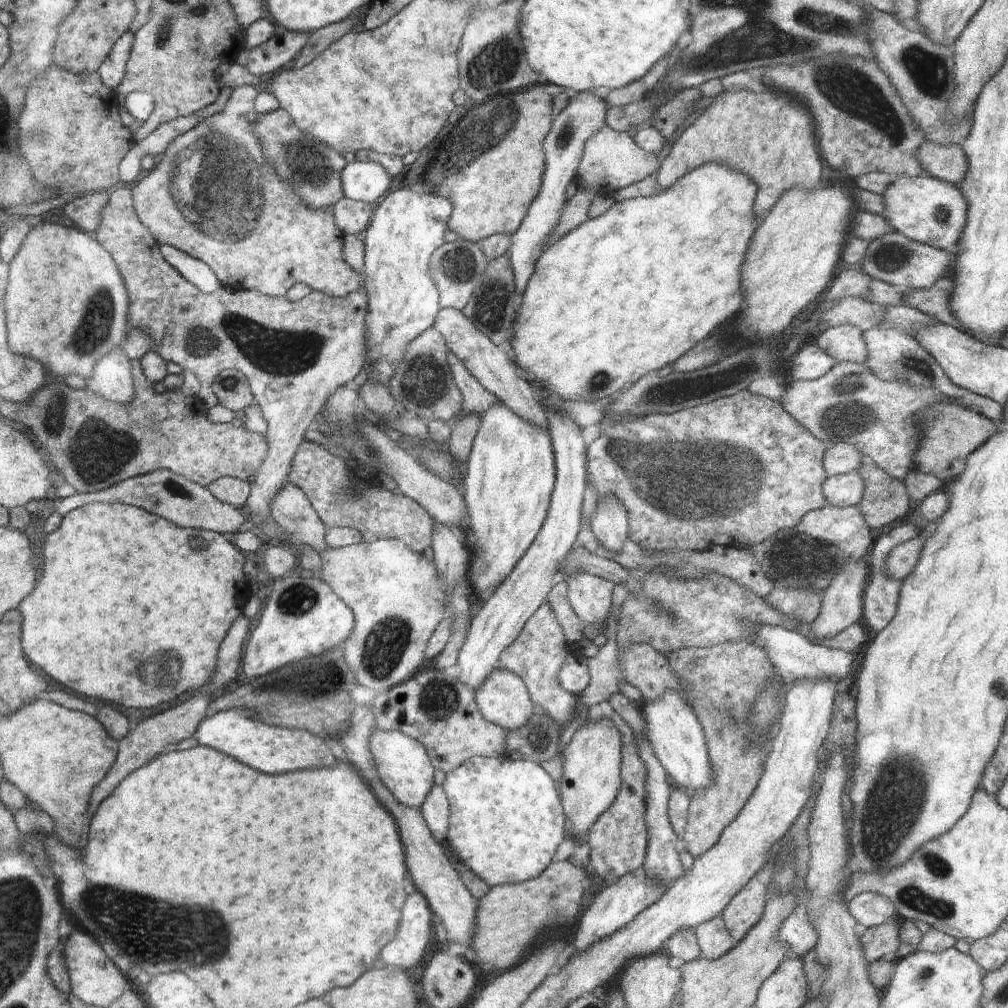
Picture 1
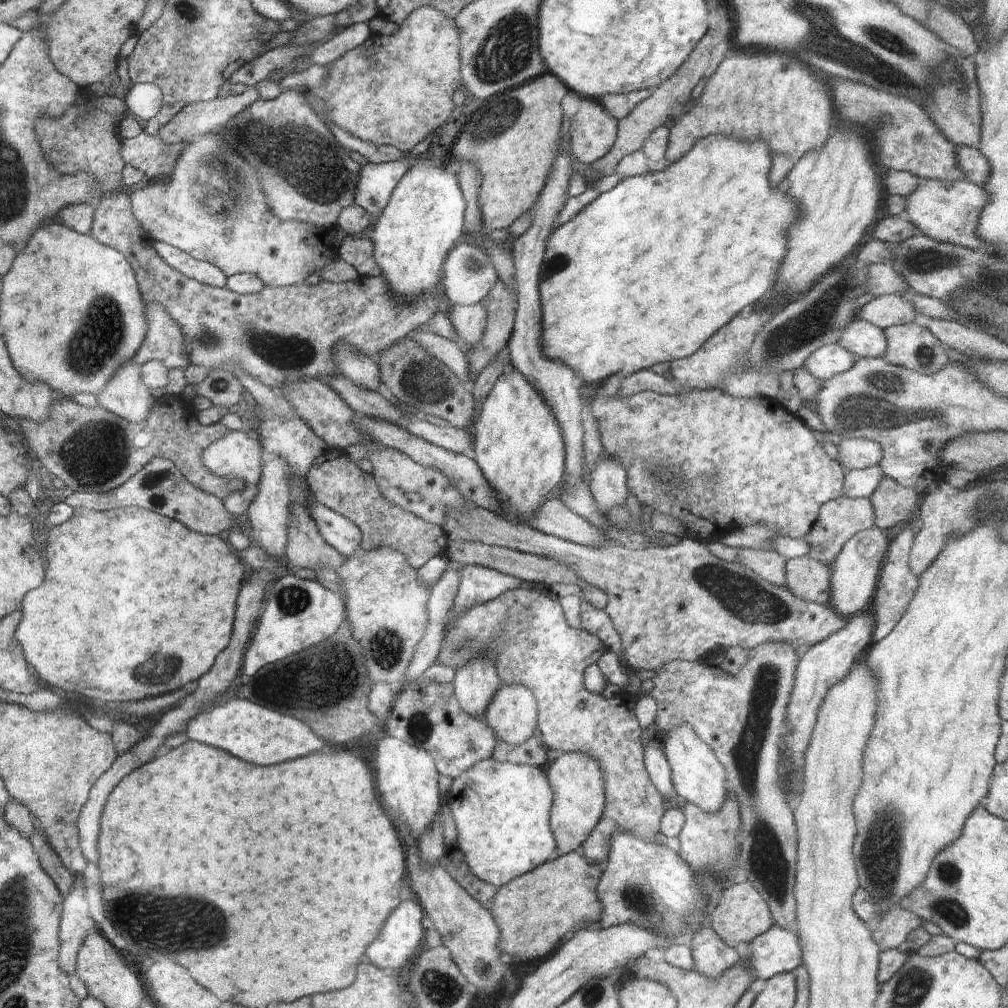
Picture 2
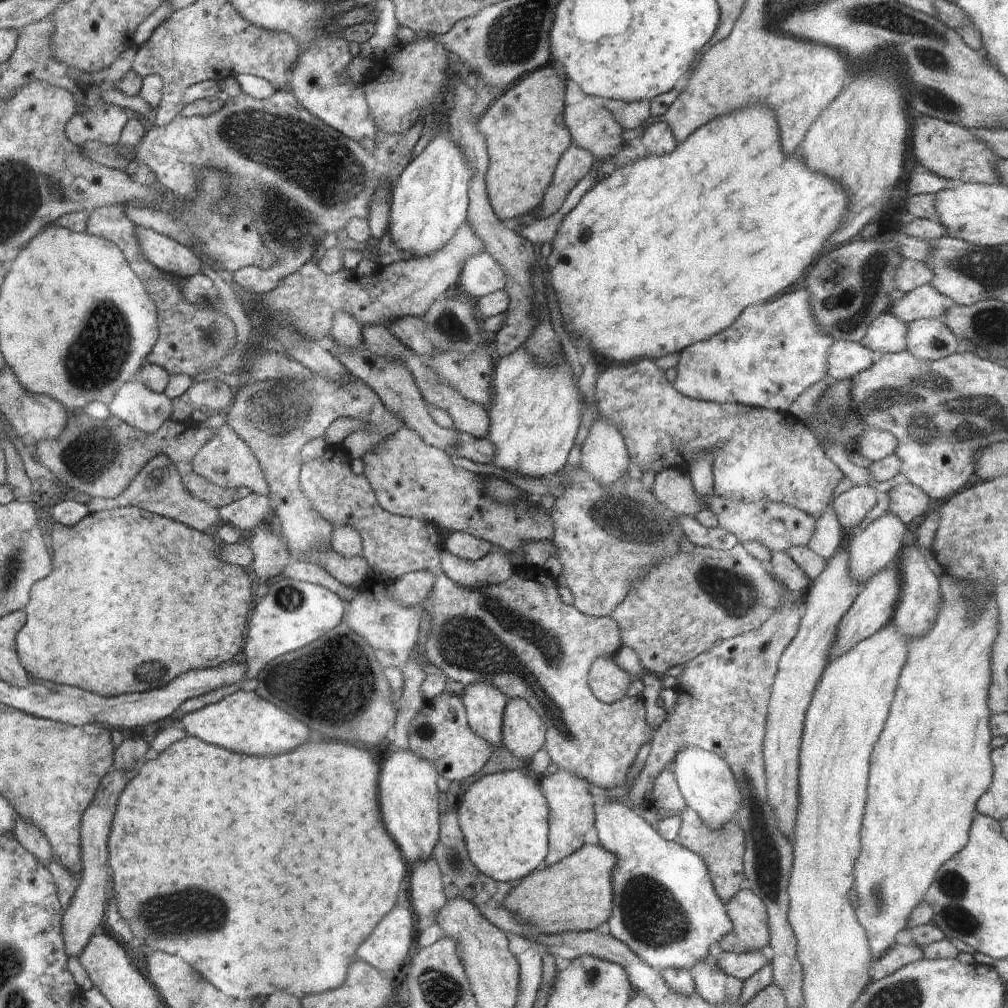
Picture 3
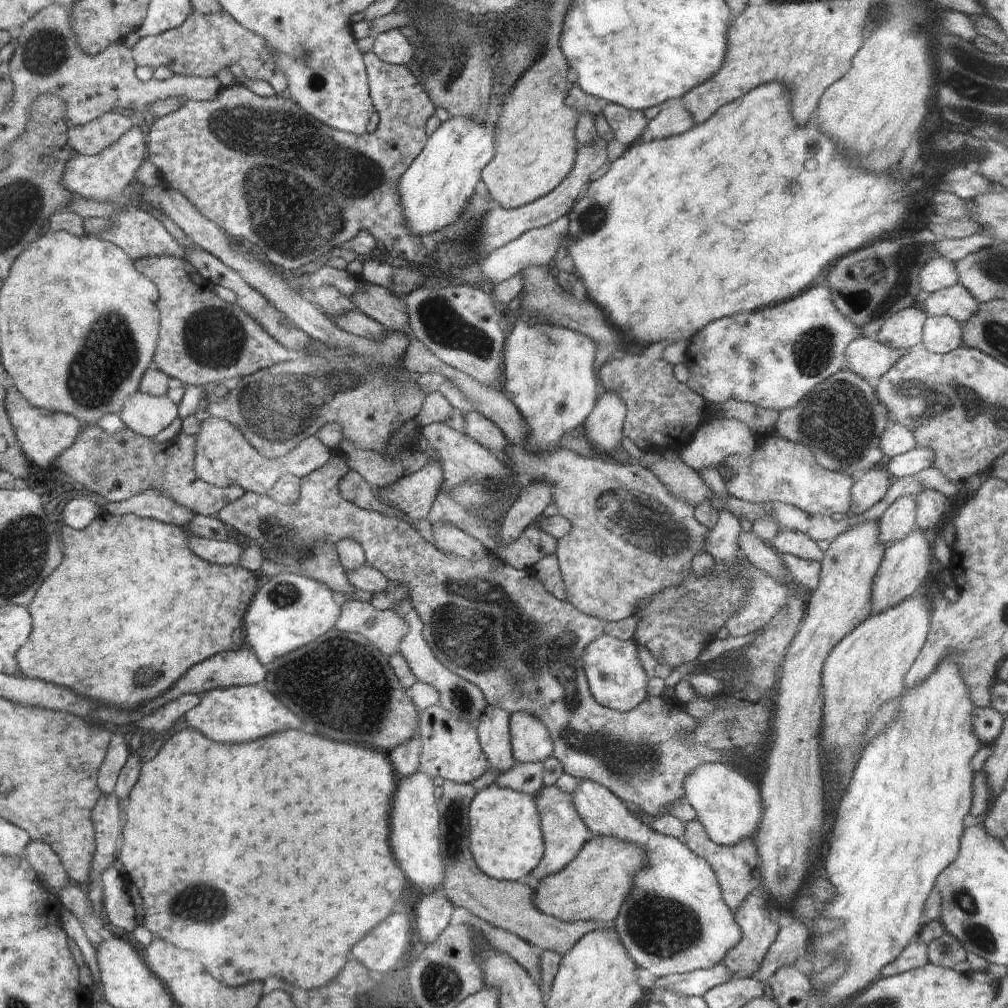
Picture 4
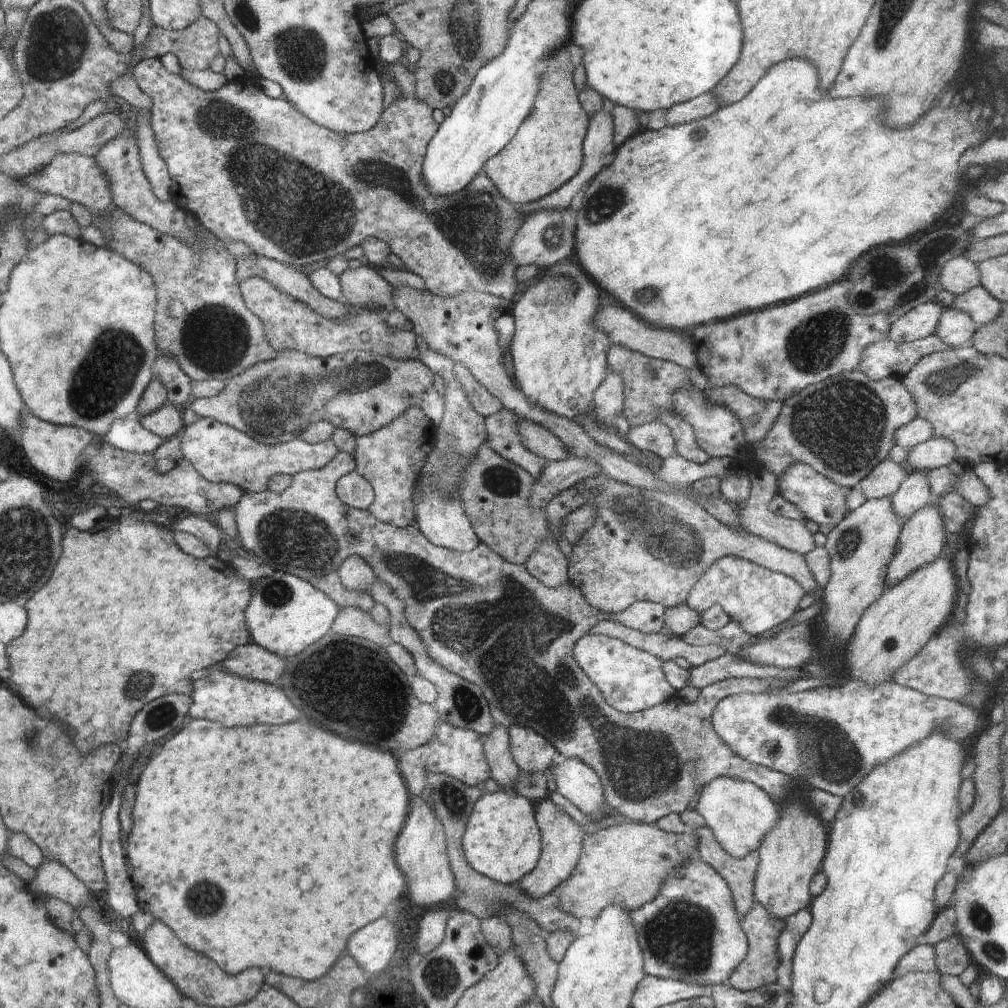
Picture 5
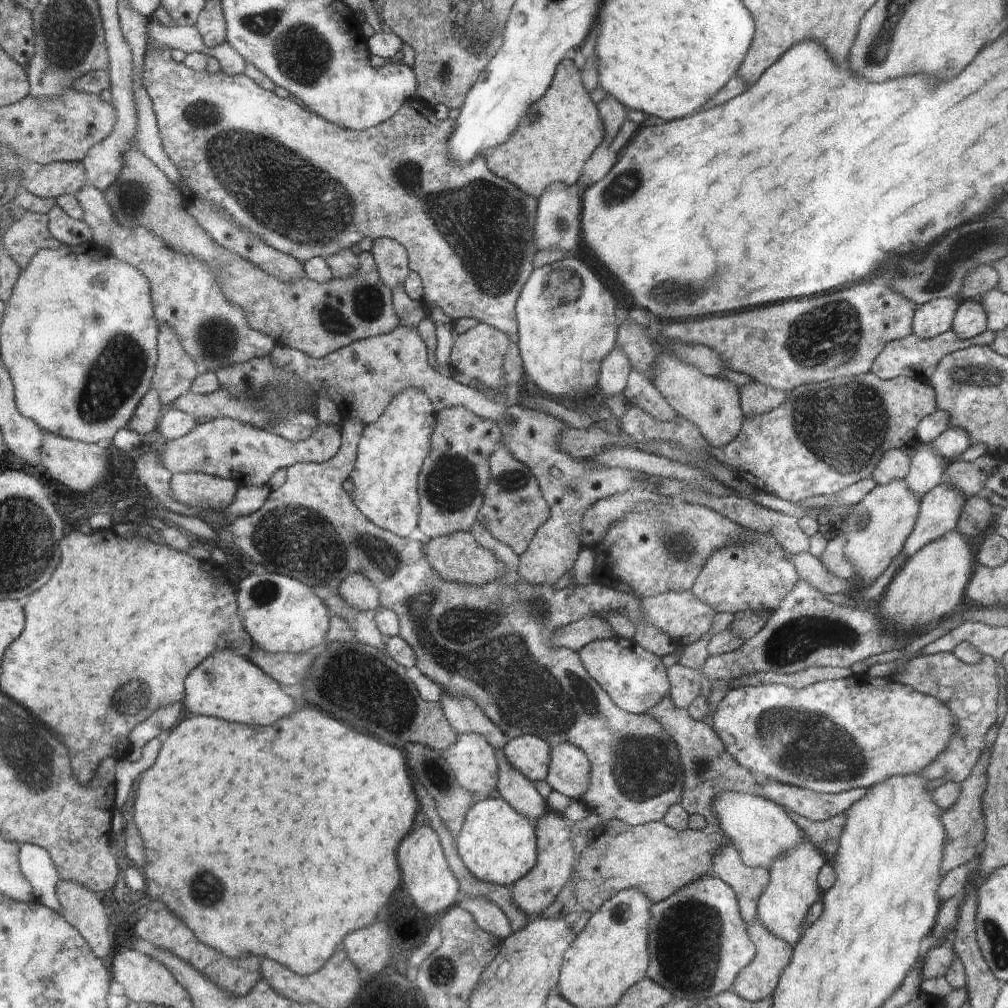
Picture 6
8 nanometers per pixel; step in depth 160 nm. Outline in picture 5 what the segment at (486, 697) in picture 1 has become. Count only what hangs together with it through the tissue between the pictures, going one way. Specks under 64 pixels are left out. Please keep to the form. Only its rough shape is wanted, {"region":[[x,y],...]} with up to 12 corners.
{"region":[[512,726],[510,752],[520,771],[544,773],[558,758],[553,743]]}

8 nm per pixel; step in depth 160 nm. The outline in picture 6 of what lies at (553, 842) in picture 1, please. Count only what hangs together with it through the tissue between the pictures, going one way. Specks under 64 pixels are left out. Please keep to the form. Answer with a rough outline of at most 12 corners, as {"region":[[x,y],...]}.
{"region":[[475,802],[456,848],[480,880],[510,888],[536,864],[530,819]]}

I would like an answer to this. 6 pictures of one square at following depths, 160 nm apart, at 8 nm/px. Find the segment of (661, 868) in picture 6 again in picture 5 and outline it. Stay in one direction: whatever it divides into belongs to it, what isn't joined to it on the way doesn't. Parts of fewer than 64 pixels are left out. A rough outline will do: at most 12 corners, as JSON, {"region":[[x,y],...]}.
{"region":[[624,822],[586,835],[552,894],[576,918],[630,911],[700,846]]}

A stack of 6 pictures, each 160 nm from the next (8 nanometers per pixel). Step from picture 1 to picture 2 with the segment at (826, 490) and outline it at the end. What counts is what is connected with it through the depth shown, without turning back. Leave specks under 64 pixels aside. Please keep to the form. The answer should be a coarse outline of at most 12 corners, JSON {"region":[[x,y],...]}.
{"region":[[879,464],[849,470],[843,494],[868,499],[883,476]]}

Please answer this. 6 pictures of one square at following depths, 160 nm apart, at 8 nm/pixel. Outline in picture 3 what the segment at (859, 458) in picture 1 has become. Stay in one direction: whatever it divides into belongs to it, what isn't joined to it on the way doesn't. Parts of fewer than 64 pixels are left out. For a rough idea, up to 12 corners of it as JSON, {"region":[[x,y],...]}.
{"region":[[868,427],[854,451],[874,462],[892,455],[897,438]]}

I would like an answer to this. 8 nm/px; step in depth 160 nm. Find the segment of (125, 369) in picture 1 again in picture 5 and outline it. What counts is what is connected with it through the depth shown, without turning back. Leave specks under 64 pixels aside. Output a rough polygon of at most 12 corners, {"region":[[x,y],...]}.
{"region":[[170,401],[139,418],[140,424],[168,440],[185,426]]}

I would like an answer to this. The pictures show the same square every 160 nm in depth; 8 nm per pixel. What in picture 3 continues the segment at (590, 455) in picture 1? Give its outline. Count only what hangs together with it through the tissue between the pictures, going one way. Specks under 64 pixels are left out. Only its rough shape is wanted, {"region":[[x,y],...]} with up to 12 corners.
{"region":[[655,360],[598,375],[643,473],[818,520],[843,472],[789,411],[702,402]]}

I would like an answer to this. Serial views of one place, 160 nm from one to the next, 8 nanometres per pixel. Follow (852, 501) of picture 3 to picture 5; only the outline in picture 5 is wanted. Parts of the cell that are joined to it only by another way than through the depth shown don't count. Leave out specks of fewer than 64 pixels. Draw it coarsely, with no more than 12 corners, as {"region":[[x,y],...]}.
{"region":[[884,459],[859,482],[867,499],[890,497],[909,473]]}

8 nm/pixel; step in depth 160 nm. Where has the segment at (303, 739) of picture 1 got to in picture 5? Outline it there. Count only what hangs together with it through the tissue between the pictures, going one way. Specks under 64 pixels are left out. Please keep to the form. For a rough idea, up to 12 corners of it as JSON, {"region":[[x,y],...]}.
{"region":[[220,663],[193,681],[188,714],[226,726],[300,718],[285,692]]}

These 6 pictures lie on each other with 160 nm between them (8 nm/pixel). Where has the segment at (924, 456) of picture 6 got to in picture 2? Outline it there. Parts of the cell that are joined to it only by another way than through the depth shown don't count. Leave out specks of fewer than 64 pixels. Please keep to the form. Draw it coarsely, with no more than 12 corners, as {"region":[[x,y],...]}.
{"region":[[874,526],[840,549],[829,604],[847,619],[870,608],[888,543]]}

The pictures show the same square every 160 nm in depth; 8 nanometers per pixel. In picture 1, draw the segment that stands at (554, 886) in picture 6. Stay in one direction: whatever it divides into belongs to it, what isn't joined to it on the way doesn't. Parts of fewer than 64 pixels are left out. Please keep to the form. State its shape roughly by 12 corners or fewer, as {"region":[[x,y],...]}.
{"region":[[608,718],[562,747],[562,804],[572,836],[621,790],[624,743]]}

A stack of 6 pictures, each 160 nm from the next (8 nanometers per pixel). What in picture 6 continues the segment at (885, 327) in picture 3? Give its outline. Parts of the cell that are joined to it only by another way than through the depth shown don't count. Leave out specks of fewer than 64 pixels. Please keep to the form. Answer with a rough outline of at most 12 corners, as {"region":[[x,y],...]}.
{"region":[[960,298],[918,306],[912,335],[931,339],[950,331]]}

